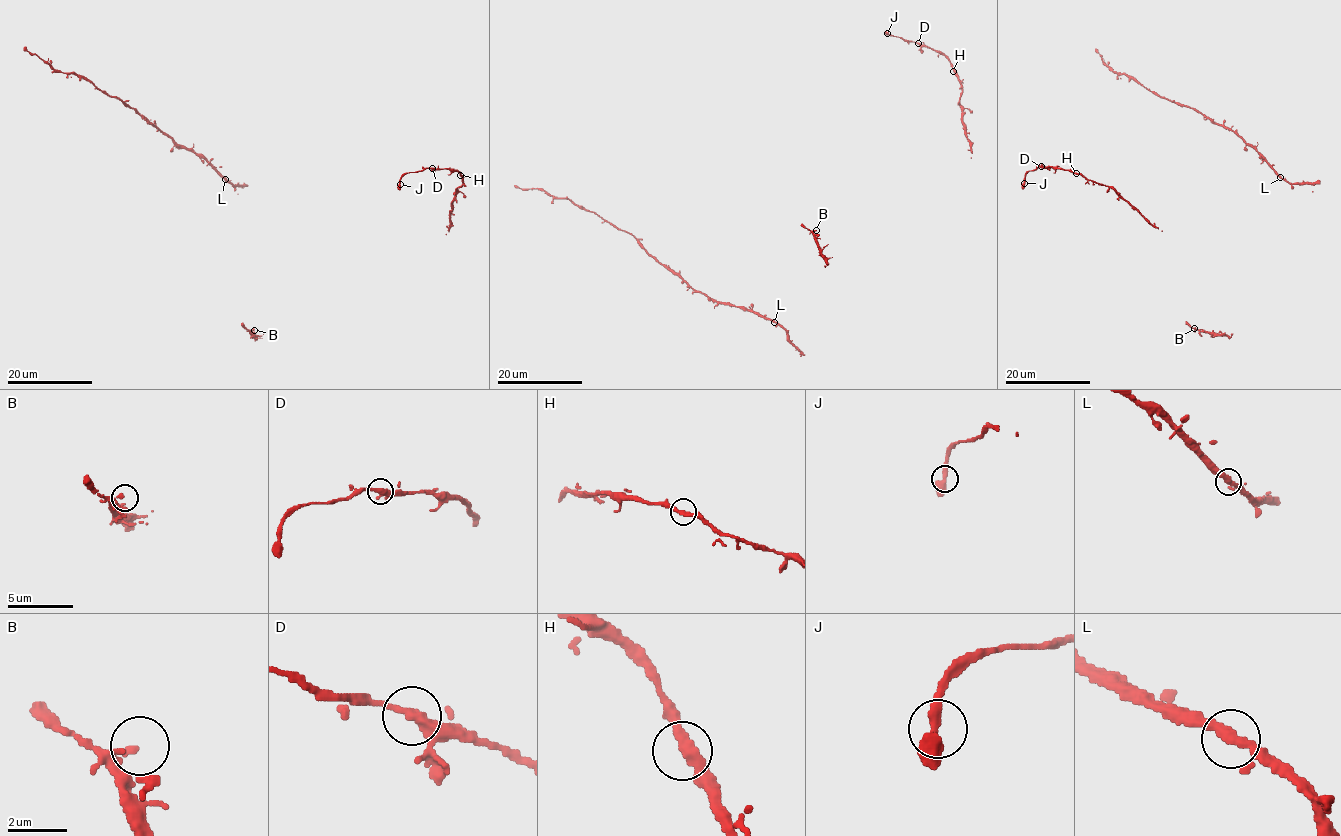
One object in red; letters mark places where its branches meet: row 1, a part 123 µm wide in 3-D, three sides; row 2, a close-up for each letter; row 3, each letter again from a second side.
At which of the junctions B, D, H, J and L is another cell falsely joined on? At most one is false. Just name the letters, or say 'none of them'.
none of them

